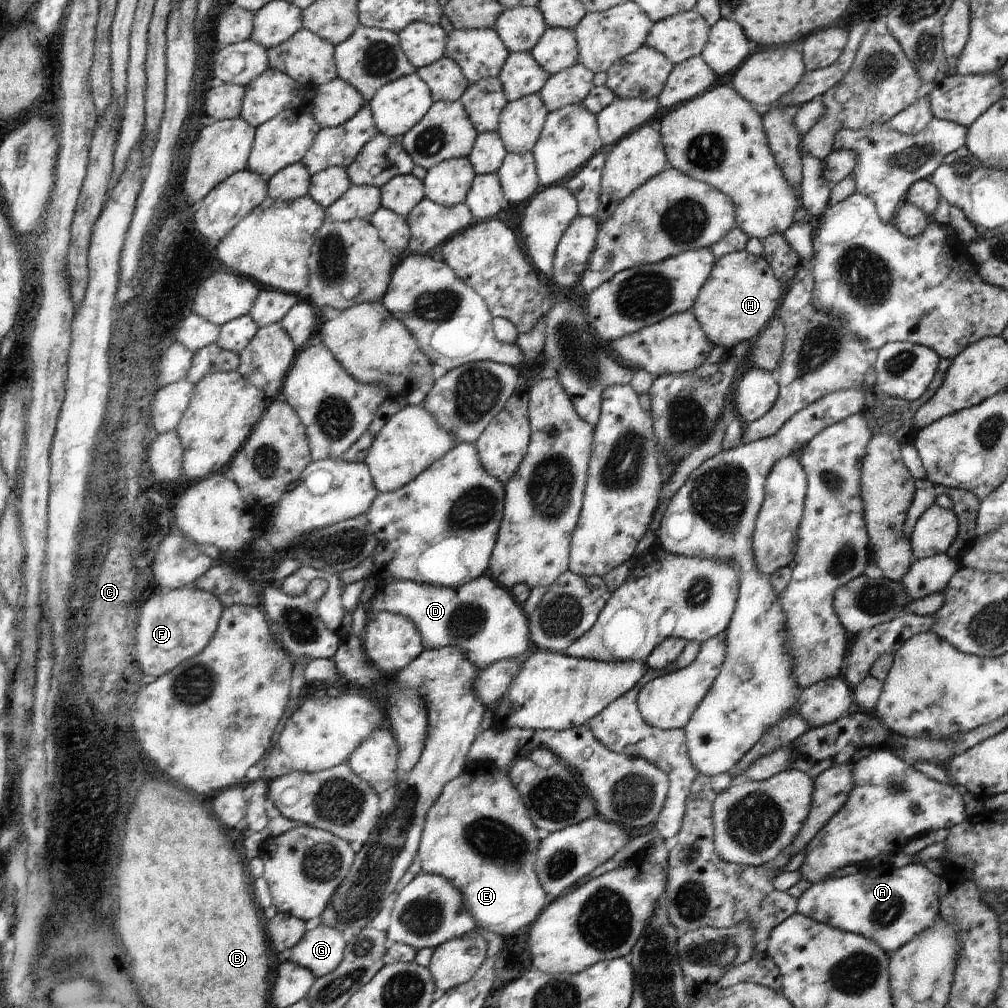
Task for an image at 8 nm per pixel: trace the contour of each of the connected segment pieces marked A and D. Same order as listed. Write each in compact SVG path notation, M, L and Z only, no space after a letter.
M912 863L903 868L881 864L867 872L861 870L844 878L830 877L812 884L797 899L797 913L818 923L870 938L886 953L892 954L916 934L936 924L940 884L941 875L927 868L927 864Z
M488 574L459 588L442 588L418 584L410 580L394 581L376 590L368 612L390 612L406 616L416 630L425 649L460 648L466 658L480 670L500 660L512 660L533 651L528 616L511 591L494 581Z

